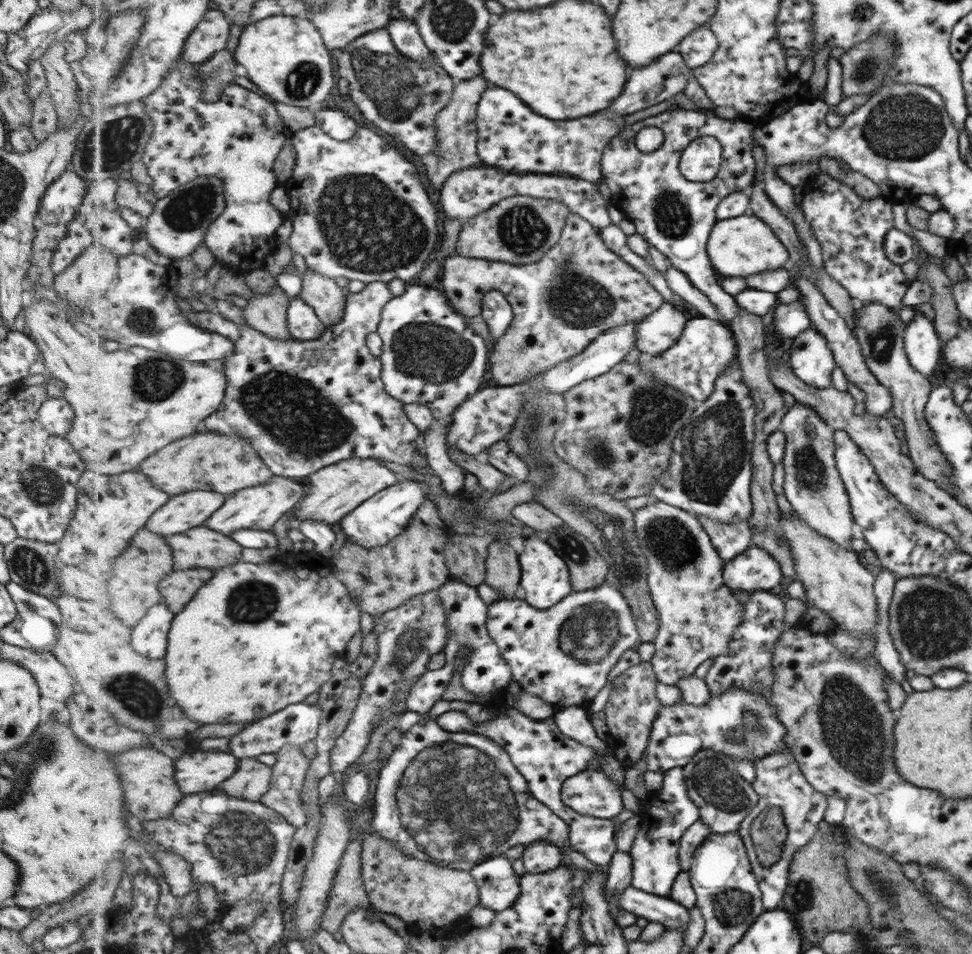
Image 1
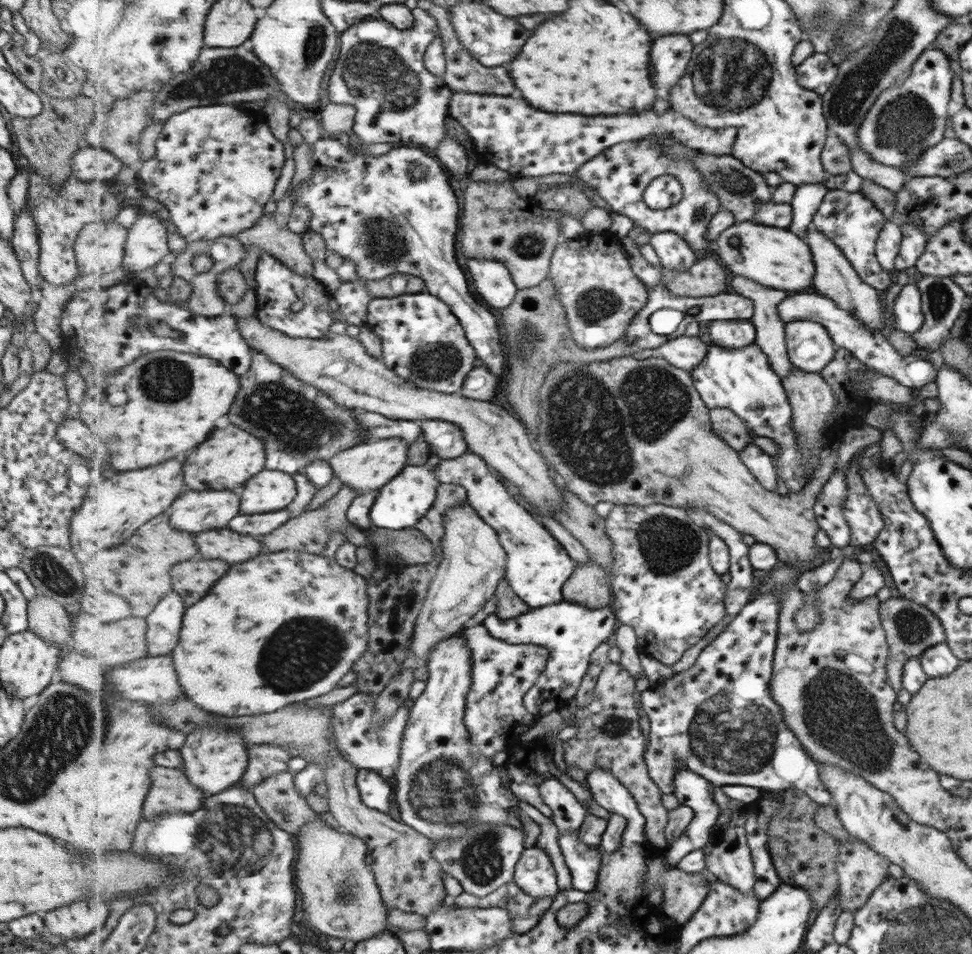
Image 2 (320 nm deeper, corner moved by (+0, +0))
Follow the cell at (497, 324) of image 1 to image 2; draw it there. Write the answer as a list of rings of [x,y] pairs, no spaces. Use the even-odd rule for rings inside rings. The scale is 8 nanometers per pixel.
[[[478,255],[468,259],[467,265],[476,292],[489,305],[503,310],[515,300],[520,288],[505,264],[488,255]]]

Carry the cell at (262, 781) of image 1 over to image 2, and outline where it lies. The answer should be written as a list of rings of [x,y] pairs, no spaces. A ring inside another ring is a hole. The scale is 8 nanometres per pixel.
[[[248,745],[250,763],[239,784],[252,789],[273,775],[287,772],[292,754],[279,745]]]

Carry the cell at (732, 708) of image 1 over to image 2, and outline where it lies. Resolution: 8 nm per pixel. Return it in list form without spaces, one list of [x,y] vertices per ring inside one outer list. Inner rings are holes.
[[[777,585],[769,593],[757,596],[709,646],[705,646],[692,667],[677,673],[673,680],[653,684],[641,694],[642,708],[650,721],[650,745],[645,758],[652,779],[664,794],[674,794],[677,765],[685,763],[685,768],[717,786],[739,784],[775,792],[797,789],[817,805],[833,806],[832,793],[824,786],[817,763],[788,729],[783,711],[775,704],[769,690],[777,615],[781,598],[787,590],[791,590],[789,585]]]

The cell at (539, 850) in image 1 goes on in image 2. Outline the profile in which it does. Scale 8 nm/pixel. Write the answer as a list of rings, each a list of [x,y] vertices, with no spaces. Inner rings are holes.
[[[538,846],[524,850],[524,856],[516,868],[514,881],[527,894],[537,898],[553,897],[559,892],[553,862],[549,854]]]

